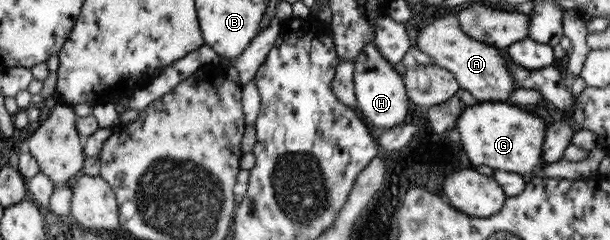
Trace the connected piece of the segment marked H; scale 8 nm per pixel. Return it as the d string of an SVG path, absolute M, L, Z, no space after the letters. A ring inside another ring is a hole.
M370 40L353 60L353 91L360 114L378 128L392 128L400 124L408 112L408 98L401 76L382 58Z

